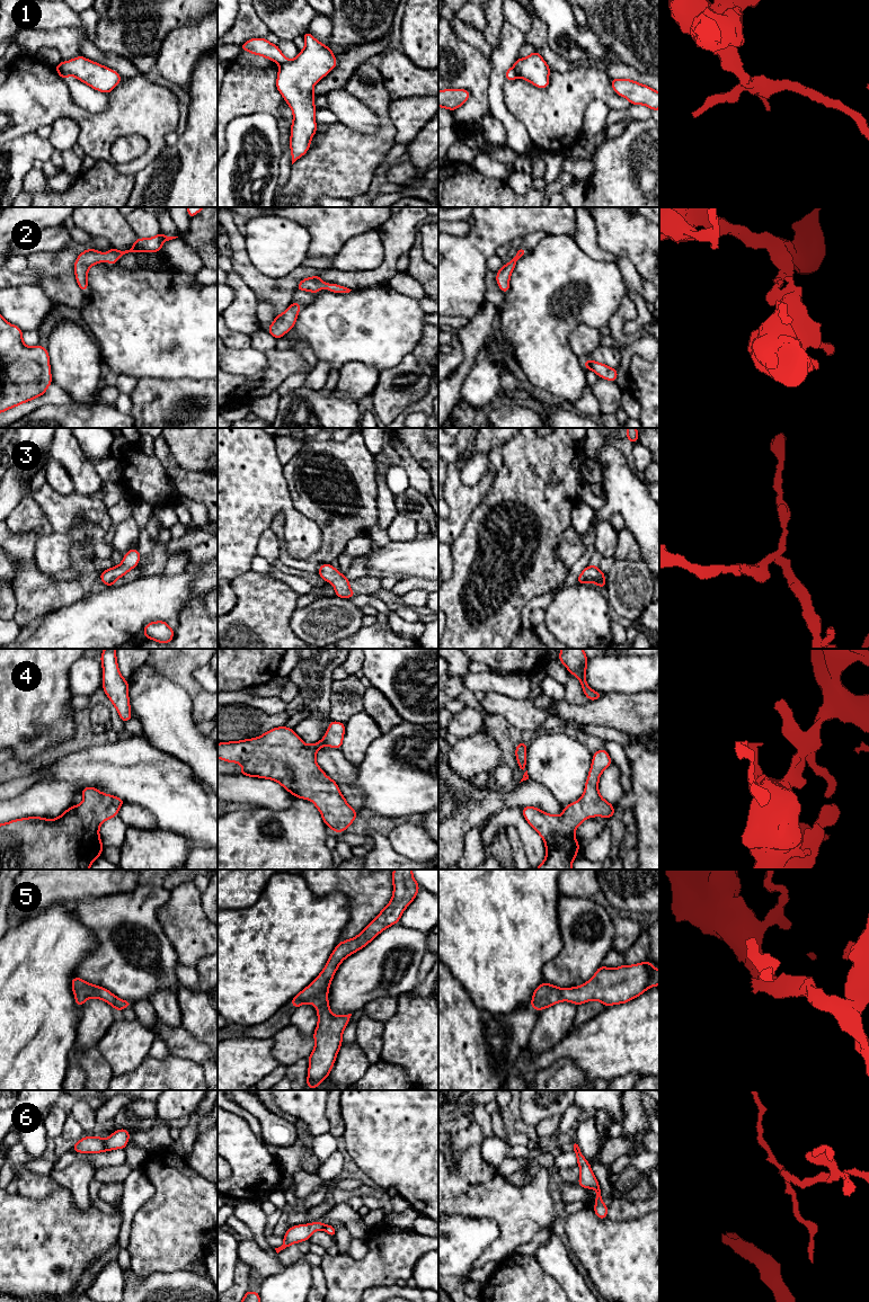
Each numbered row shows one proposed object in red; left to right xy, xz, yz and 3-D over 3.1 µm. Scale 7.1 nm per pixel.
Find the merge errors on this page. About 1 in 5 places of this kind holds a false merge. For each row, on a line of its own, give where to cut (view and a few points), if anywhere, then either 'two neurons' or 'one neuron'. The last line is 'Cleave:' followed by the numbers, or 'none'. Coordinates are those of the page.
1: cut xz (289, 60), (280, 64); two neurons
2: cut none; one neuron
3: cut none; one neuron
4: cut none; one neuron
5: cut none; one neuron
6: cut xy (104, 1141), (105, 1150); two neurons
Cleave: 1, 6

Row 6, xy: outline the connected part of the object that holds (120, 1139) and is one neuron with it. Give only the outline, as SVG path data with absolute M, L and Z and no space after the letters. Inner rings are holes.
M126 1129L117 1130L105 1140L105 1151L125 1149L128 1143L130 1132Z

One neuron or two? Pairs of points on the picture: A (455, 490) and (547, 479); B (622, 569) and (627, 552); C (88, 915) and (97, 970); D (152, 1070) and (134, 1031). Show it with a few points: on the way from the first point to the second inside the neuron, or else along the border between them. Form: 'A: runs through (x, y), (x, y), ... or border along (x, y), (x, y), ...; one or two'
A: border along (495, 479), (489, 492), (476, 507); two
B: border along (615, 559), (641, 562); two
C: runs through (102, 928), (104, 930), (104, 956); one
D: border along (147, 1055), (135, 1068), (125, 1072); two

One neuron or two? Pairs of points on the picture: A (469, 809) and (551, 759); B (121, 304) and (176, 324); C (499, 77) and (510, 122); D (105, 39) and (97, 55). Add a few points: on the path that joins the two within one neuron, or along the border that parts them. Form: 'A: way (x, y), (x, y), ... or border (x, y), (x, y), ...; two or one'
A: border (529, 777), (544, 785), (551, 792); two
B: way (134, 315), (147, 322), (162, 324); one
C: way (496, 88), (496, 106), (498, 110); one
D: border (92, 43), (102, 51), (118, 53), (125, 58); two

